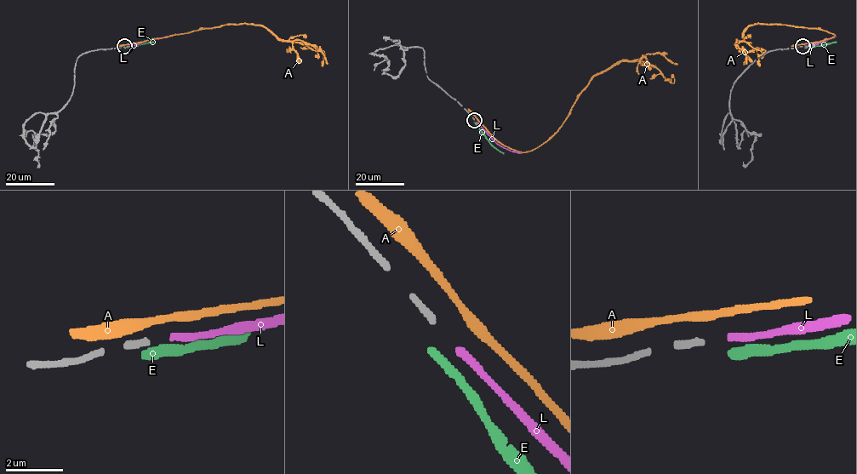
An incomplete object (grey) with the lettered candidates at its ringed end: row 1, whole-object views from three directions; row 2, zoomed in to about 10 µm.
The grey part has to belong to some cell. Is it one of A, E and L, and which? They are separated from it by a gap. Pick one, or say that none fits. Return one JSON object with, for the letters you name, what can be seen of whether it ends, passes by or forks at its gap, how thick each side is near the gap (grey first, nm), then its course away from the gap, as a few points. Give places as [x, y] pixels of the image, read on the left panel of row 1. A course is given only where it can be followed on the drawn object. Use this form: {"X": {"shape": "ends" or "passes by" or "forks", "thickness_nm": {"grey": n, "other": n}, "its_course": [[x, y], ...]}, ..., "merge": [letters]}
{"L": {"shape": "ends", "thickness_nm": {"grey": 220, "other": 240}, "its_course": [[126, 46], [171, 35]]}, "merge": ["L"]}

